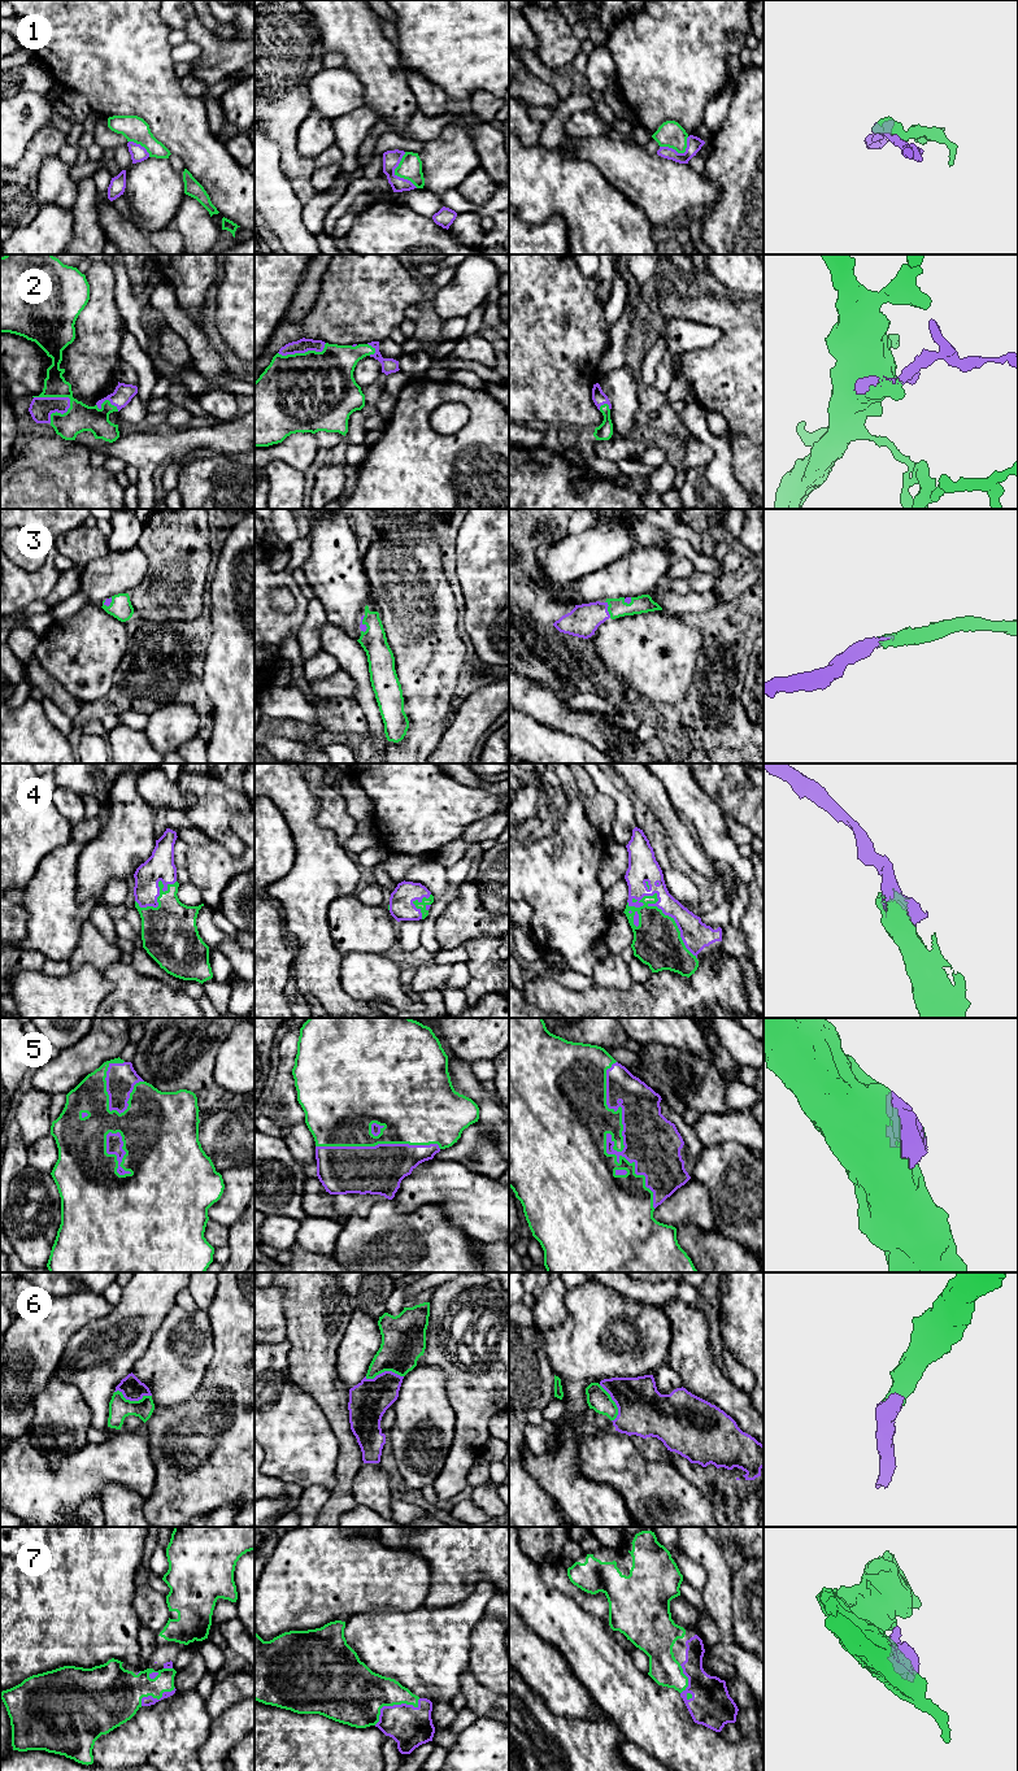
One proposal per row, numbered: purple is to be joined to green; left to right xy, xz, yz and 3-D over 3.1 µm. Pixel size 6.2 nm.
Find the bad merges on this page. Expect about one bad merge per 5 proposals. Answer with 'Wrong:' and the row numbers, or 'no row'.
Wrong: 1

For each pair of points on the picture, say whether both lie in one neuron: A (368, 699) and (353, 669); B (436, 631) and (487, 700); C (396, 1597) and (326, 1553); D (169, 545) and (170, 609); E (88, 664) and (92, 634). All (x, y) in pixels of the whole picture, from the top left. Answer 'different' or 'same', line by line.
A: same
B: different
C: same
D: same
E: same

